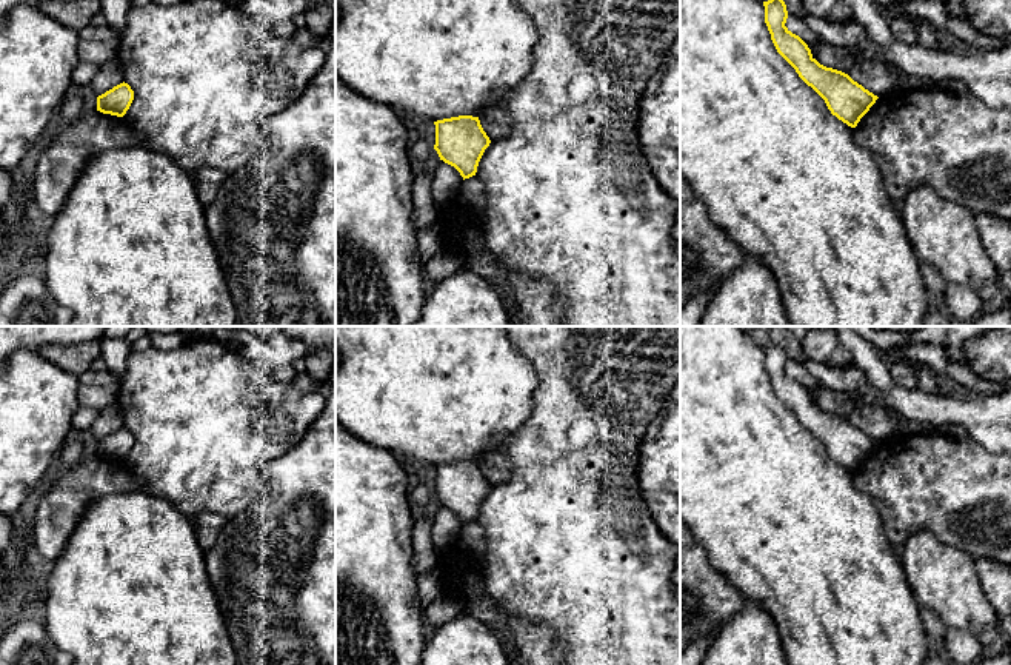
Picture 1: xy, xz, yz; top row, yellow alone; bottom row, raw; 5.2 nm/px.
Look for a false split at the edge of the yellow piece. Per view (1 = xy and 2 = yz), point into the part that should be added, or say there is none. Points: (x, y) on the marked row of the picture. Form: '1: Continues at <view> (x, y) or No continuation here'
1: No continuation here
2: No continuation here

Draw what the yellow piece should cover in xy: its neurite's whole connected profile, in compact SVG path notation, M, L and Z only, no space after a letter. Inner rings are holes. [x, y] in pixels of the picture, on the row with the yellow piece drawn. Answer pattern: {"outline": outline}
{"outline": "M120 83L97 97L97 111L123 117L134 100L134 91L128 83Z"}

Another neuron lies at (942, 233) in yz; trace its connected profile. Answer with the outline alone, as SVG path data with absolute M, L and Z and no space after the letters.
M919 185L906 194L900 217L920 263L936 266L949 283L969 286L983 302L1002 291L1000 274L966 206Z

